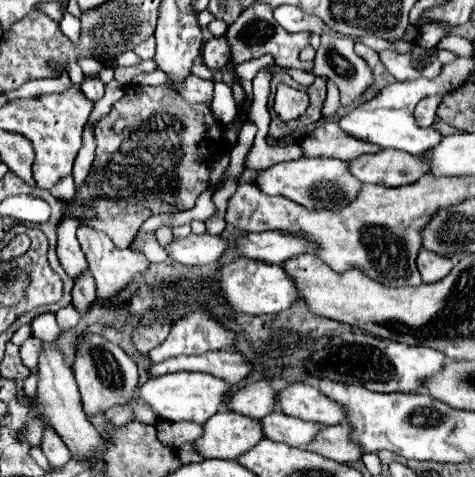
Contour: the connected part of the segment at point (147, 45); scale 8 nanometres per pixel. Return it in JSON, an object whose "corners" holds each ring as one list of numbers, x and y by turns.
{"corners":[[150,37,150,39,142,41,140,45,136,45,134,53,140,55,142,59,152,59,154,57,154,37]]}

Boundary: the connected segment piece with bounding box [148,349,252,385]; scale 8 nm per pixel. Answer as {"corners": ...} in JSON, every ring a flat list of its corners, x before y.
{"corners":[[208,351,202,355,188,355,188,357,172,357,162,363,156,363,148,369,150,377,156,375,166,375,166,373,176,373,176,371,202,371,214,377,220,377,232,385,238,385,244,381,250,371,252,363,236,353,236,351]]}

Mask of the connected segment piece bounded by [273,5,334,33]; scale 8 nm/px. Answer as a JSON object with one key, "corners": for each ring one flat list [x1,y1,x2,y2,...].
{"corners":[[284,5,277,7,273,11,274,19,278,21,280,27,284,27,290,33,296,31,312,31,312,33,334,33,332,29,328,29,318,17,312,15,304,15,300,9,292,5]]}

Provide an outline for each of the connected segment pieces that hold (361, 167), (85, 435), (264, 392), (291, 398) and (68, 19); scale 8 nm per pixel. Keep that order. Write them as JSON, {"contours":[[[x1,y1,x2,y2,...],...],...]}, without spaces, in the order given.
{"contours":[[[382,149,374,155,364,155,350,161,350,171,362,183,382,183,386,187,400,187,418,181,428,173,428,165,420,157,396,151]],[[44,313,38,315,32,321,32,335,42,339,42,353,40,353,40,361,38,361,38,397,30,399,30,403,36,407,36,411,40,413,40,419,48,421,56,433,62,437,62,441,68,445,68,449,72,451,72,457,88,457,88,453,96,455,98,449,102,447,102,439,100,433,96,431,96,427,88,421,88,417,82,411,82,401,80,401,80,393,78,393,78,385,74,381,74,375,62,355,62,351,56,345,58,339,58,325,54,319,54,313]],[[262,379,232,393,228,403,224,403,224,409,260,419,276,411,276,393,278,391,272,387,272,381]],[[294,383,280,391,278,407,290,415,304,421,318,421,322,425,344,423,344,407,336,405,330,397,324,397,316,387,306,383]],[[64,11,64,13,62,13,62,19,60,19,60,29,62,29,72,41,76,41,78,35,80,35,80,21,78,21,72,13]]]}

